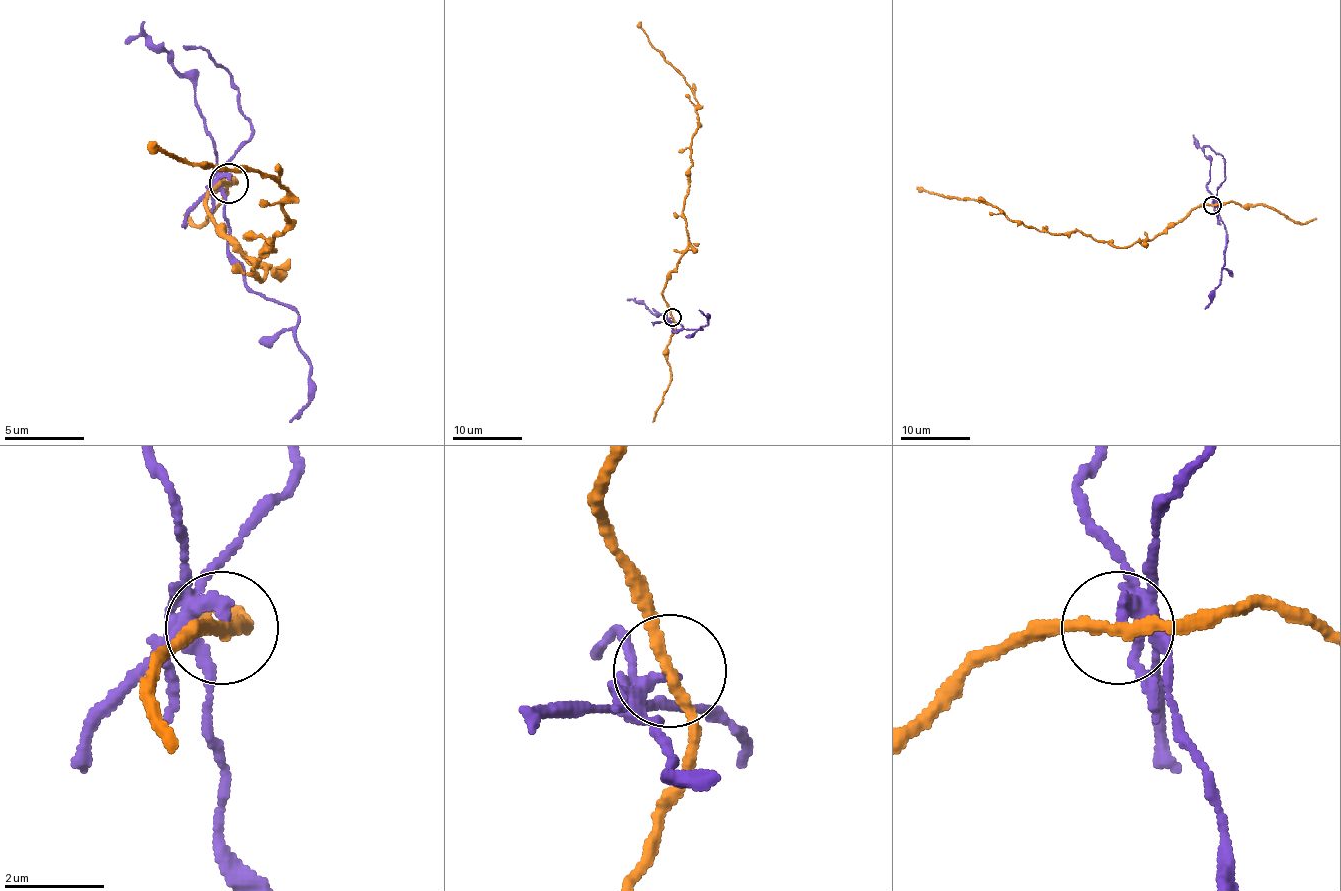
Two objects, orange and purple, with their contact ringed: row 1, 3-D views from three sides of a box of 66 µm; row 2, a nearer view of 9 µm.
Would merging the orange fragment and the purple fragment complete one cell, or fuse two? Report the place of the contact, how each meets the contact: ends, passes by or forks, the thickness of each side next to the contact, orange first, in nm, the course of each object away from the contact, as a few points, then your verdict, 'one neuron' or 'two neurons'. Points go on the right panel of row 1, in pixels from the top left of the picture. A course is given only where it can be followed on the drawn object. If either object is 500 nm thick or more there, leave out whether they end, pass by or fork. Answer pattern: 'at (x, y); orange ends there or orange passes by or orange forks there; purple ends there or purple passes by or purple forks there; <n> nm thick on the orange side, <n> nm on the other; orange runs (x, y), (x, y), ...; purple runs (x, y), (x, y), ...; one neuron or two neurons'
at (1212, 205); orange passes by; purple passes by; 240 nm thick on the orange side, 220 nm on the other; orange runs (1212, 204), (1202, 204), (1152, 239), (1113, 247), (1077, 230), (1039, 232), (978, 201), (942, 197), (916, 187); purple runs (1212, 204), (1217, 208), (1226, 237), (1224, 263), (1214, 298), (1205, 308); two neurons

